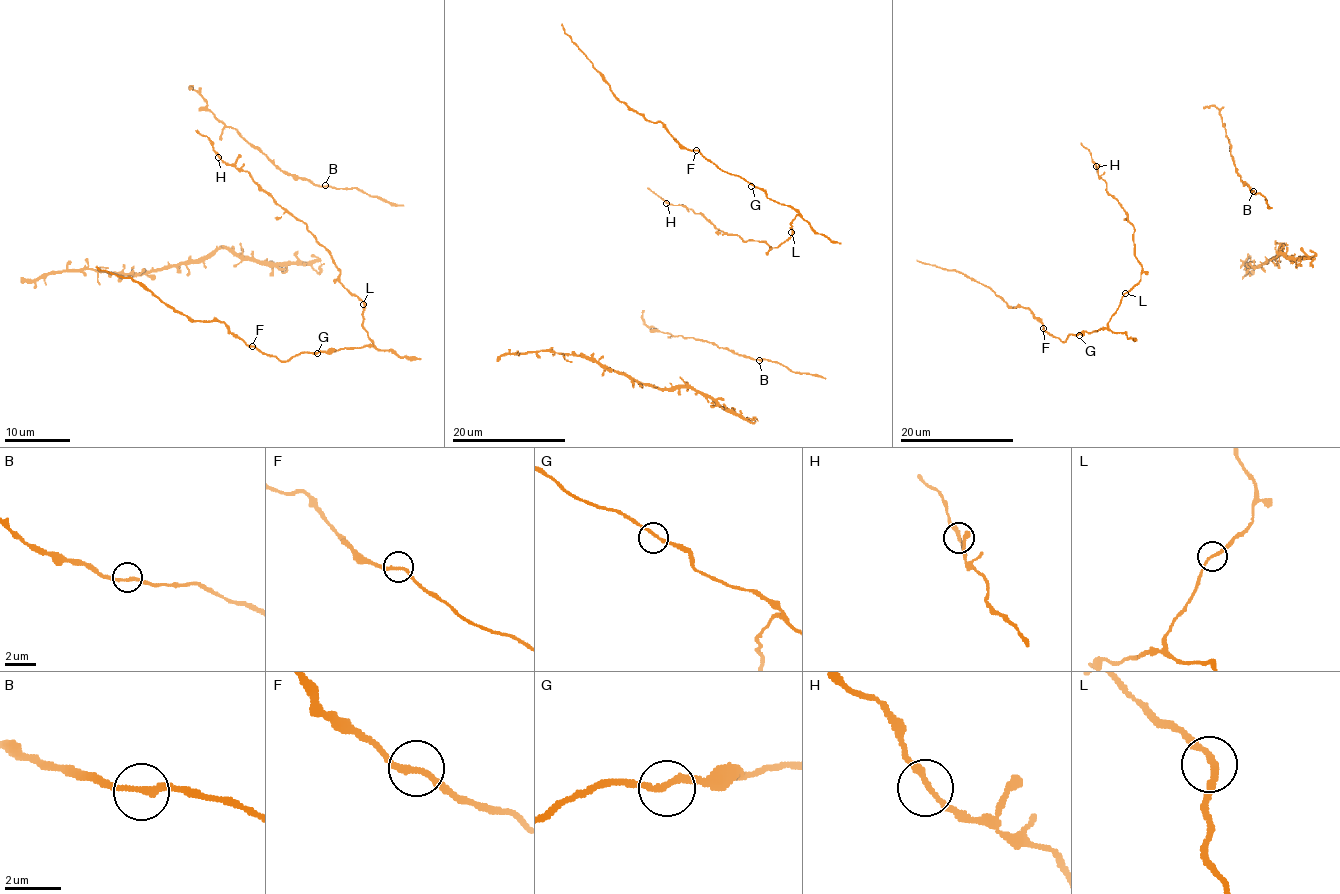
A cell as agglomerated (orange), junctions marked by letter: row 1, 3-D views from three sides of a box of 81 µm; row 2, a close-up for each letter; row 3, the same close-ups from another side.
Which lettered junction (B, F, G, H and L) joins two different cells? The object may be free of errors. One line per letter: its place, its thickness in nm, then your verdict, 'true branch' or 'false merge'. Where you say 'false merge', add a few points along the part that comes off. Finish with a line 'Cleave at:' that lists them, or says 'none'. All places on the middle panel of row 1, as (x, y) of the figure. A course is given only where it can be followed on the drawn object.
B: (759, 360) | 200 nm | true branch
F: (696, 150) | 200 nm | false merge | (696, 150), (688, 150), (659, 122), (648, 122), (615, 96), (608, 82), (561, 24)
G: (751, 186) | 200 nm | true branch
H: (666, 203) | 200 nm | true branch
L: (791, 232) | 200 nm | true branch
Cleave at: F

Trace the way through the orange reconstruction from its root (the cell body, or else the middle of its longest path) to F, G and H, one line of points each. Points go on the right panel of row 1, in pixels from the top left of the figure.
F: (1128, 215), (1141, 278), (1123, 295), (1108, 324), (1070, 334), (1064, 341), (1043, 328)
G: (1128, 215), (1127, 217), (1134, 226), (1134, 253), (1141, 266), (1141, 278), (1123, 295), (1106, 327), (1079, 335)
H: (1128, 215), (1107, 191), (1107, 183), (1096, 166)

